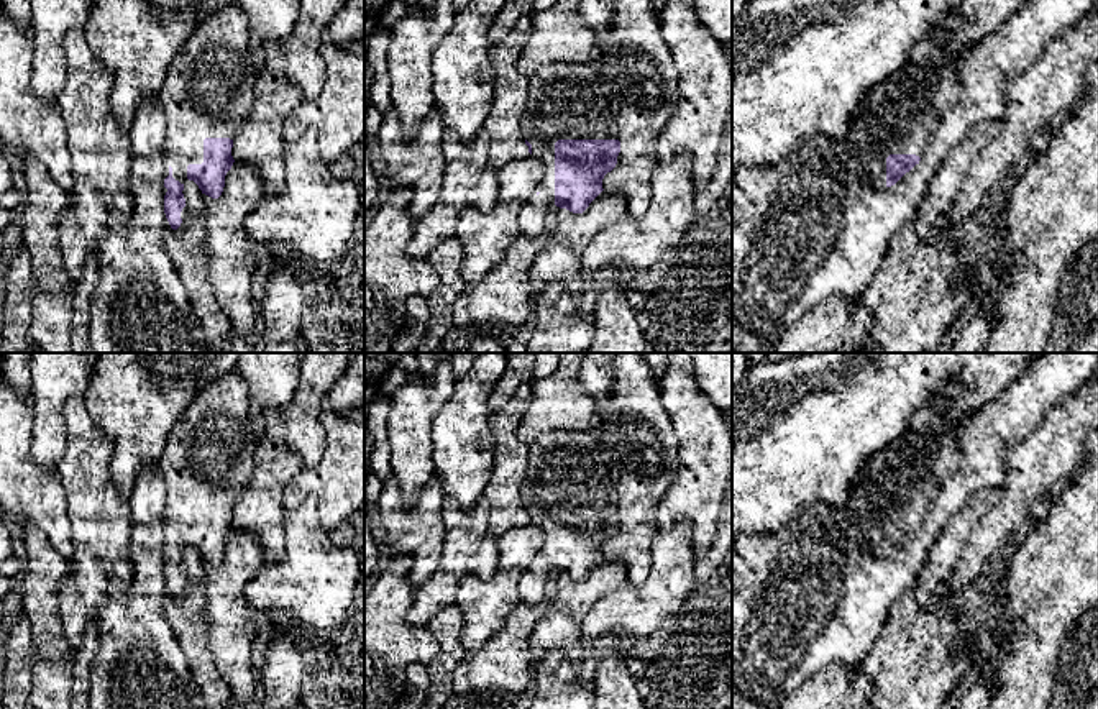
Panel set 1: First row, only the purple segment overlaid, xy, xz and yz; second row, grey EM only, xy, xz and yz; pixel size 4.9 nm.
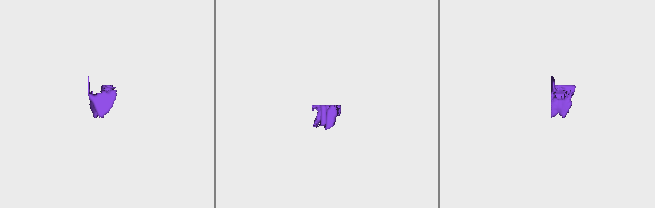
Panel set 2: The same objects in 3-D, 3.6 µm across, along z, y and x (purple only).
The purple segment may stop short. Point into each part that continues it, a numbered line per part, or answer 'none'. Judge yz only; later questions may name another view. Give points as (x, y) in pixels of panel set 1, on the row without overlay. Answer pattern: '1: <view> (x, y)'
1: yz (896, 484)

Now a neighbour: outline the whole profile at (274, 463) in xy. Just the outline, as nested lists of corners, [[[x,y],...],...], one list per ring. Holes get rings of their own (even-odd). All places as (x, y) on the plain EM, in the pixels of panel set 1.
[[[266,409],[258,427],[254,471],[233,509],[231,524],[256,533],[268,560],[279,560],[284,550],[282,494],[287,483],[304,469],[304,461],[284,440],[279,409]]]

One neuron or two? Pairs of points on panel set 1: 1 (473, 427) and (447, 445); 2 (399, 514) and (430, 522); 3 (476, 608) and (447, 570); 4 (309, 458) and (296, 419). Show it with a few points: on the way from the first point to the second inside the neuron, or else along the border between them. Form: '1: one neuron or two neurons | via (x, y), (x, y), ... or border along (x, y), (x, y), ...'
1: one neuron | via (466, 430), (453, 443)
2: one neuron | via (407, 522), (422, 522)
3: two neurons | border along (494, 570), (488, 578), (465, 575), (453, 603)
4: one neuron | via (309, 448), (309, 440), (302, 429)

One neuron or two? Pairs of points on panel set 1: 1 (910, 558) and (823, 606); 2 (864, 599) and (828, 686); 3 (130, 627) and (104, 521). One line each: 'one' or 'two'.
1: one
2: two
3: two

